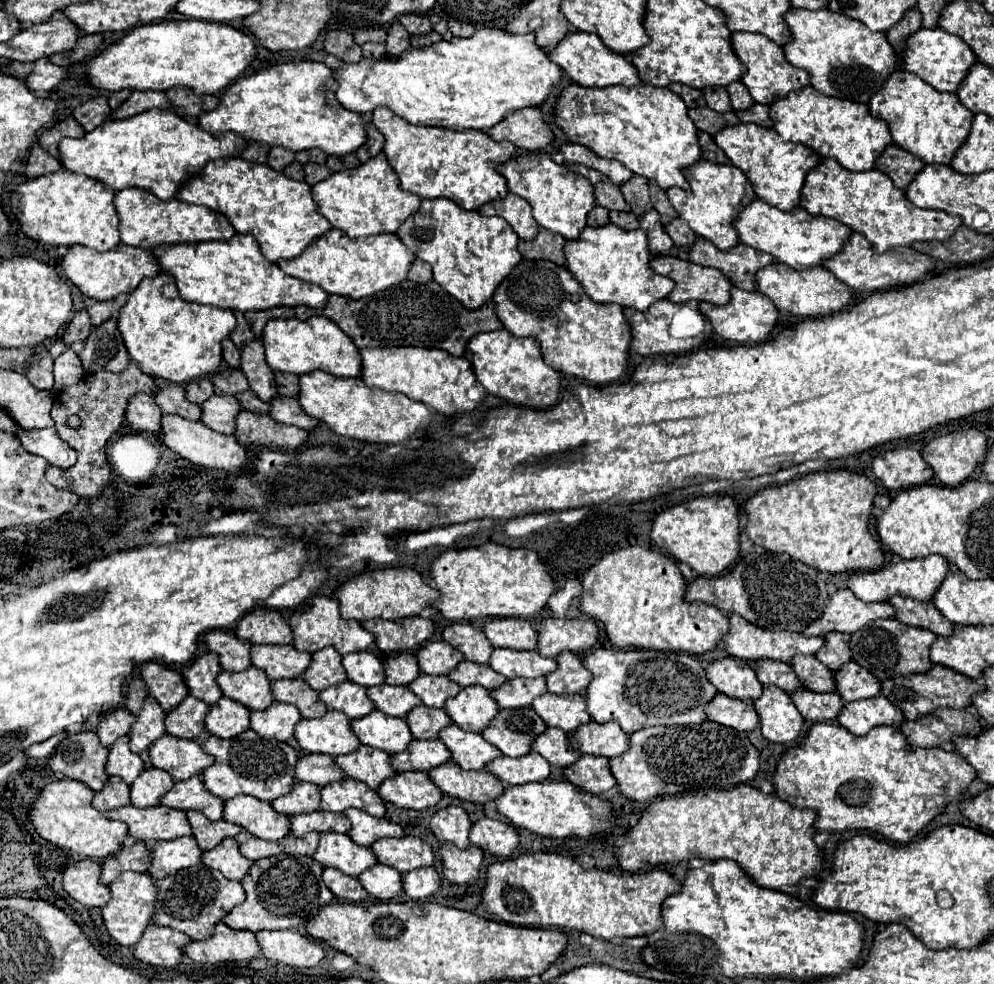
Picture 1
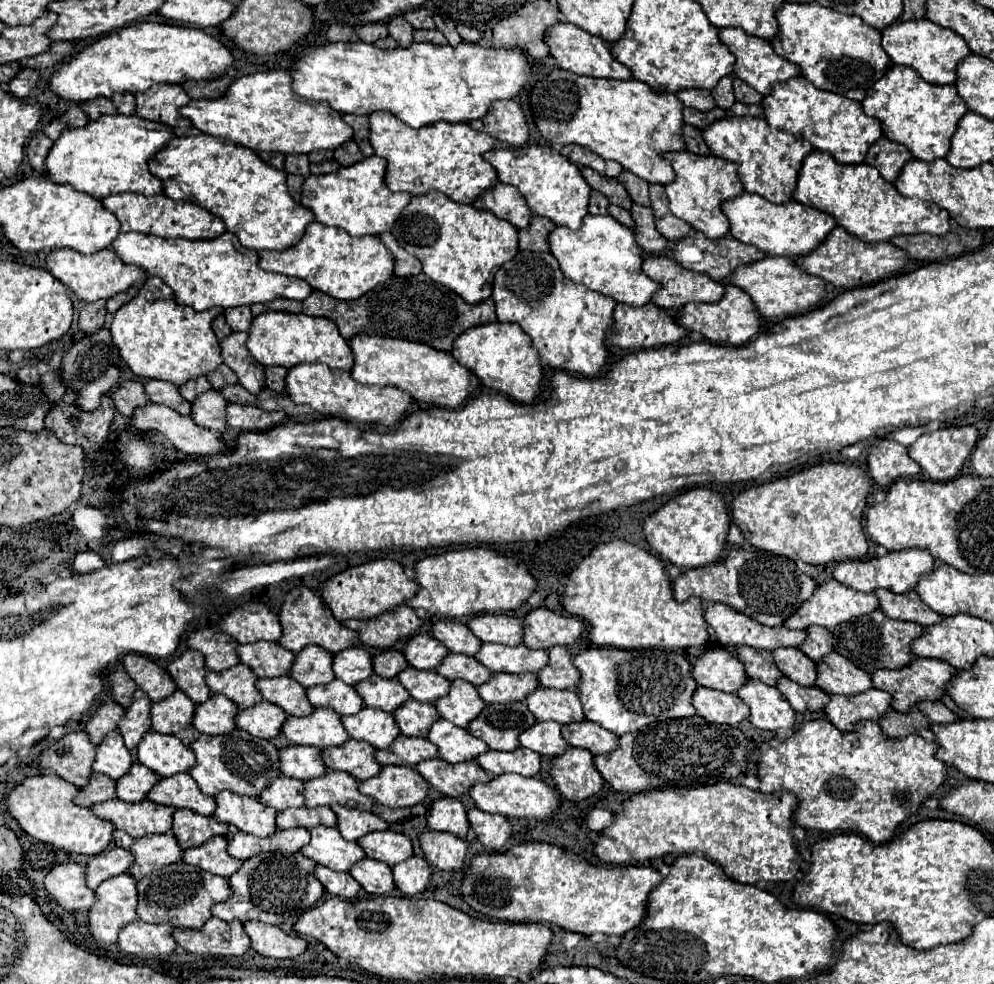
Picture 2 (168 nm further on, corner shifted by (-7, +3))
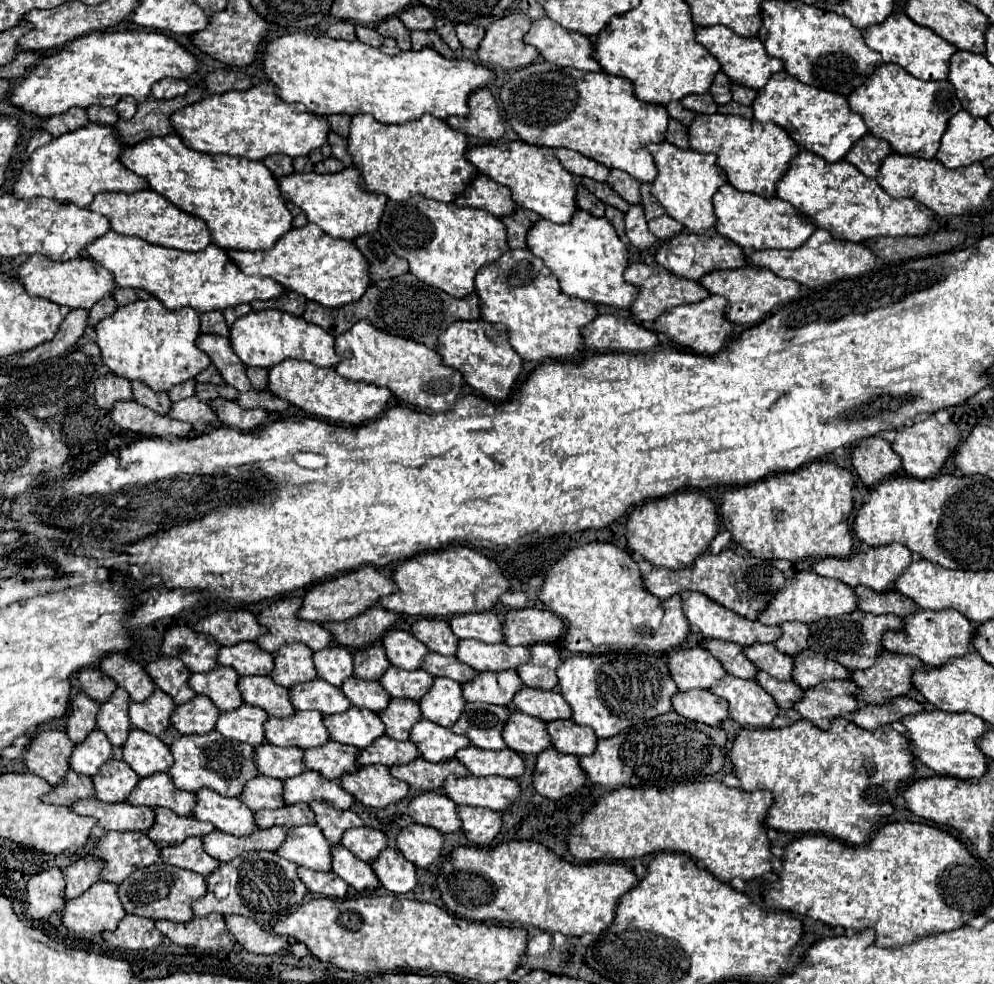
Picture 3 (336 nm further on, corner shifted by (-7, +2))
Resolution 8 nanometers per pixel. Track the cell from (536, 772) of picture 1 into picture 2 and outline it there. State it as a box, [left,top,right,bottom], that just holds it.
[476,748,540,776]

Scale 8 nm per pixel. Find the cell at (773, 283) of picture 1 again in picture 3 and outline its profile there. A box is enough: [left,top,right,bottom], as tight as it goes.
[698,267,800,325]

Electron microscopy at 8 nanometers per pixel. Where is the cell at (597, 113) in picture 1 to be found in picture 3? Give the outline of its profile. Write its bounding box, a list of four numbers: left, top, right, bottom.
[498,59,668,183]

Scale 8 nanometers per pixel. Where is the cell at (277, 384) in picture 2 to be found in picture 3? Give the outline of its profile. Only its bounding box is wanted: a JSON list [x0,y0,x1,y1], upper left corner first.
[246,367,268,389]

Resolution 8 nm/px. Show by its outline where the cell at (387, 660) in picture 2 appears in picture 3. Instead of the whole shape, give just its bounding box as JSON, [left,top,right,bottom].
[354,645,390,679]

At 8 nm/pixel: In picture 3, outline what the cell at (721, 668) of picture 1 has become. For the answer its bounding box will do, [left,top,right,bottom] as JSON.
[668,647,726,691]

